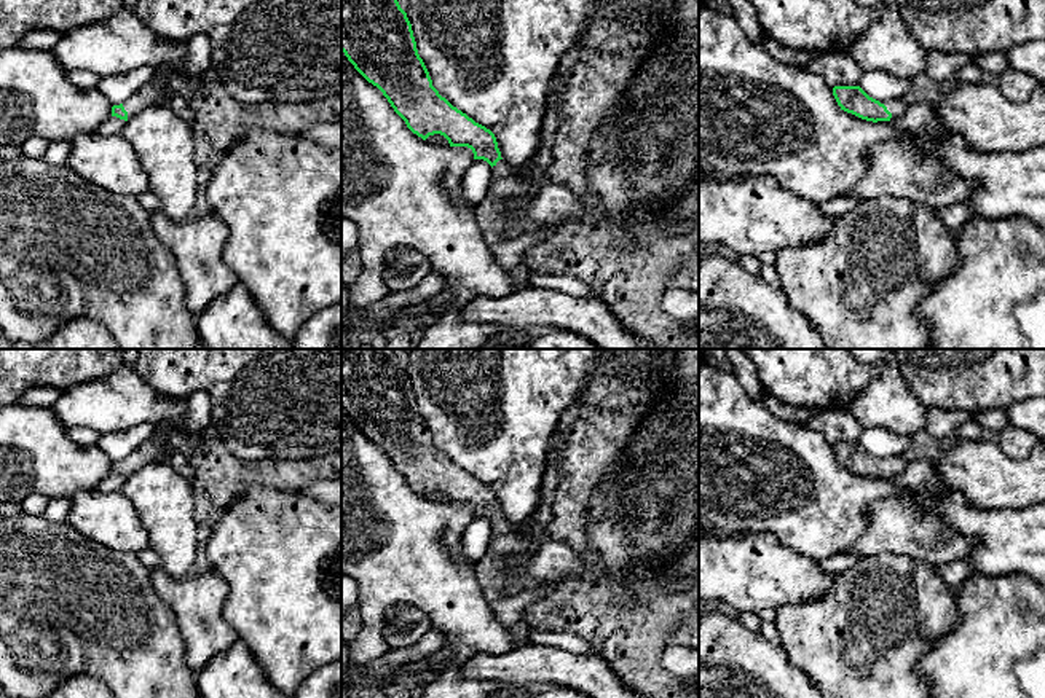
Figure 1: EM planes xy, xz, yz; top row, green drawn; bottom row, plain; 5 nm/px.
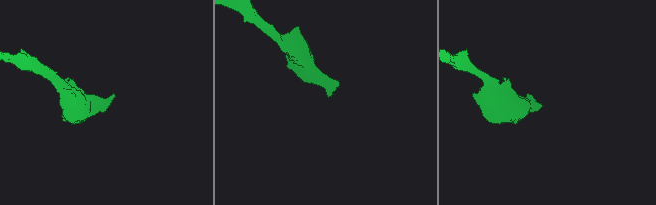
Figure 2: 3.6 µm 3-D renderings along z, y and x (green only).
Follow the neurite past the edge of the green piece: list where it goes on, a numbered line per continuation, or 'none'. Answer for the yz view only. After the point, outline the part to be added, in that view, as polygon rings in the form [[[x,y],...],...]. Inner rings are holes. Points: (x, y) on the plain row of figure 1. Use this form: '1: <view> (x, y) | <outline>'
1: yz (897, 464) | [[[890,456],[882,457],[881,461],[884,461],[887,467],[892,470],[890,476],[901,473],[908,465],[906,456]]]

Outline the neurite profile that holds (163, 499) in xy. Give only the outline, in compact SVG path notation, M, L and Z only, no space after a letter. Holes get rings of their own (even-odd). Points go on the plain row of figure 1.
M155 461L129 475L121 492L132 502L161 567L174 578L187 577L196 556L191 483L166 461Z

